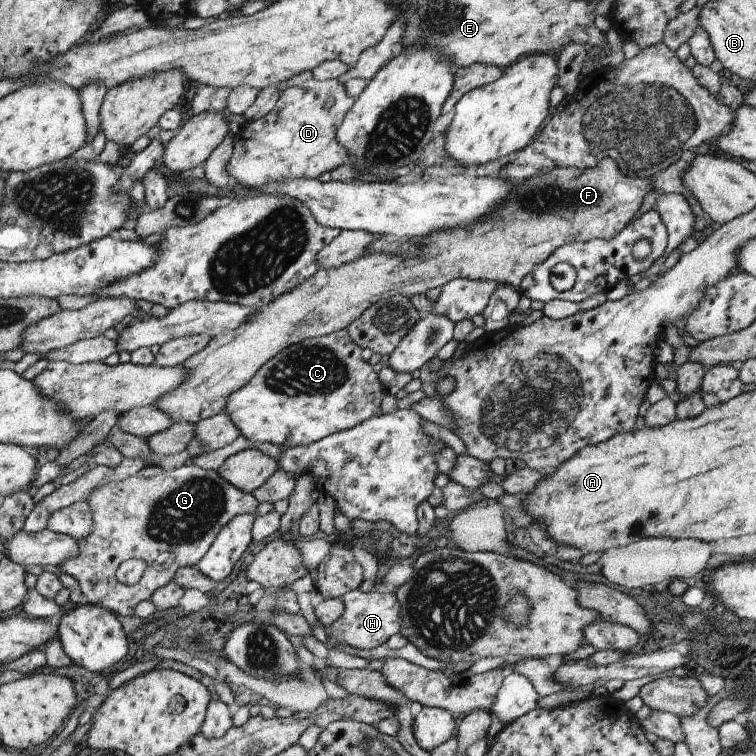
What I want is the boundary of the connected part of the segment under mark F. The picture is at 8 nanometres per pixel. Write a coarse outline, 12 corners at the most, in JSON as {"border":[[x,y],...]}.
{"border":[[542,170],[473,227],[307,281],[212,336],[152,407],[224,411],[283,348],[454,279],[519,288],[564,243],[613,239],[651,178]]}

